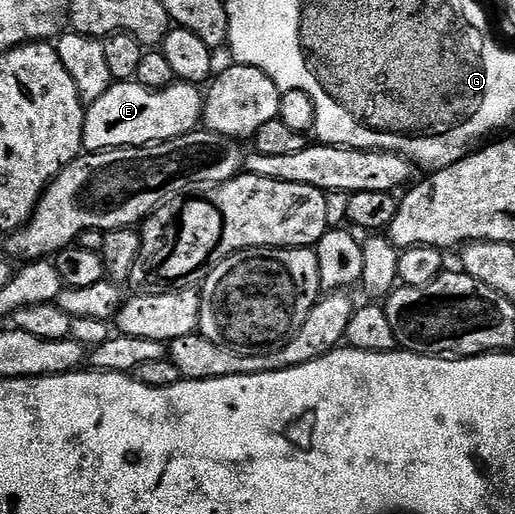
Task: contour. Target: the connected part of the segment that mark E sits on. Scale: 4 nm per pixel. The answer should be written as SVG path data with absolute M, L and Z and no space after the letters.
M115 82L103 98L86 107L81 143L89 154L111 148L144 148L185 136L202 120L203 92L196 84L173 82L153 91L136 82Z

